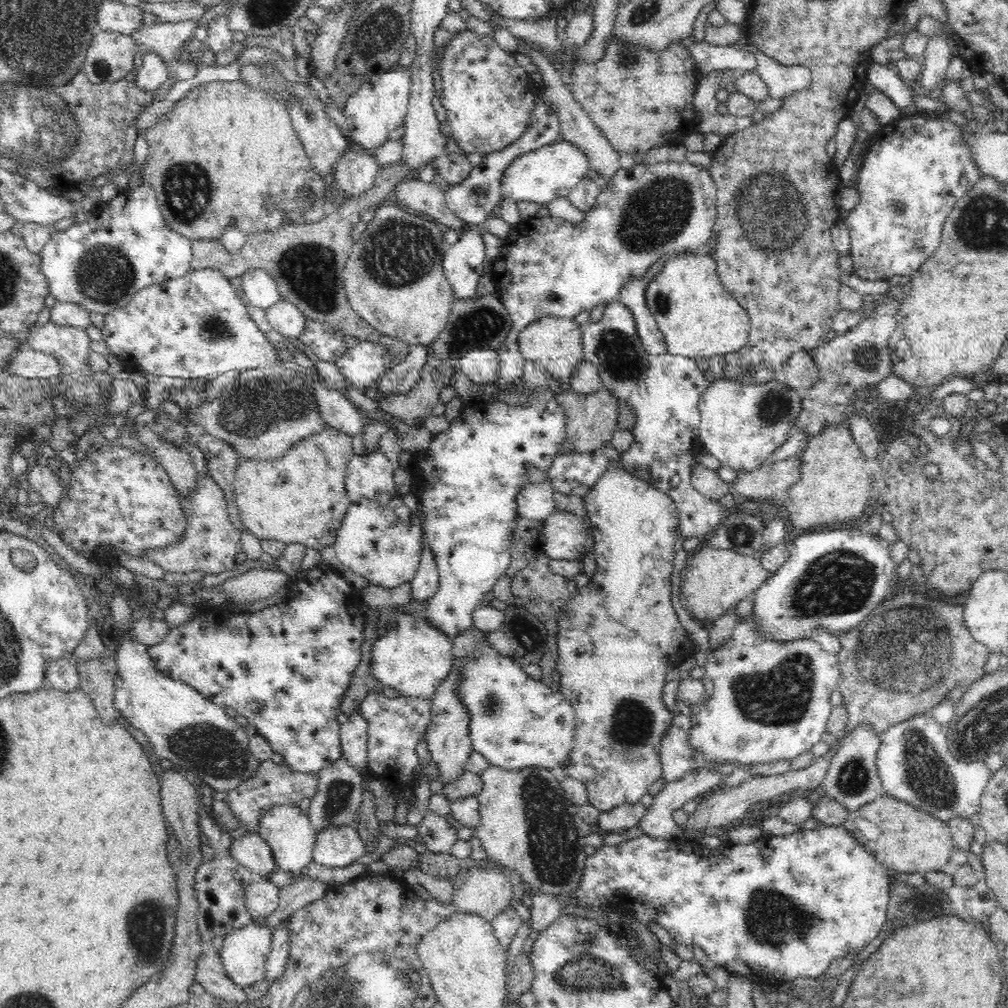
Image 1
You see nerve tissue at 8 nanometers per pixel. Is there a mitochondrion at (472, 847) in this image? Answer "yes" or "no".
no

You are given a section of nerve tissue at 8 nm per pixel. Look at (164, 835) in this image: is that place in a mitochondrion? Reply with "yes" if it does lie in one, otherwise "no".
no

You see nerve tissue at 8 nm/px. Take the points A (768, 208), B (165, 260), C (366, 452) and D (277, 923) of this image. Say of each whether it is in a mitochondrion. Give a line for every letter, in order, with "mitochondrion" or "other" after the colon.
A: mitochondrion
B: other
C: other
D: other

